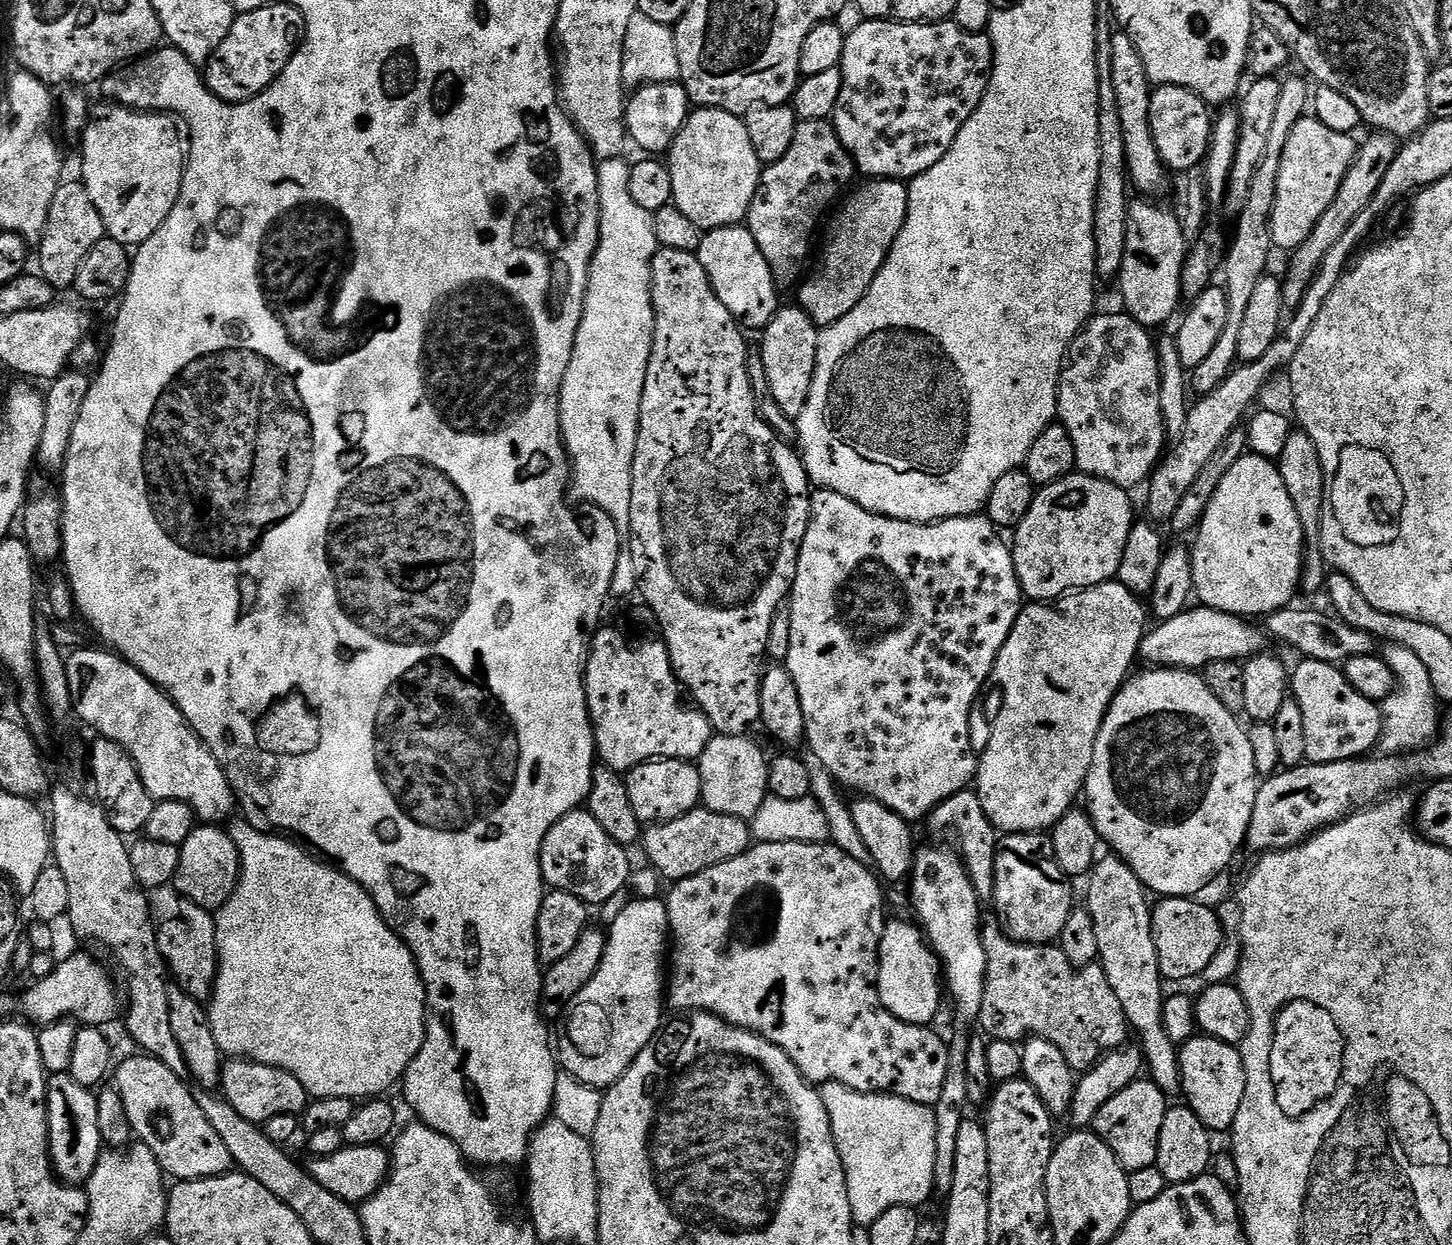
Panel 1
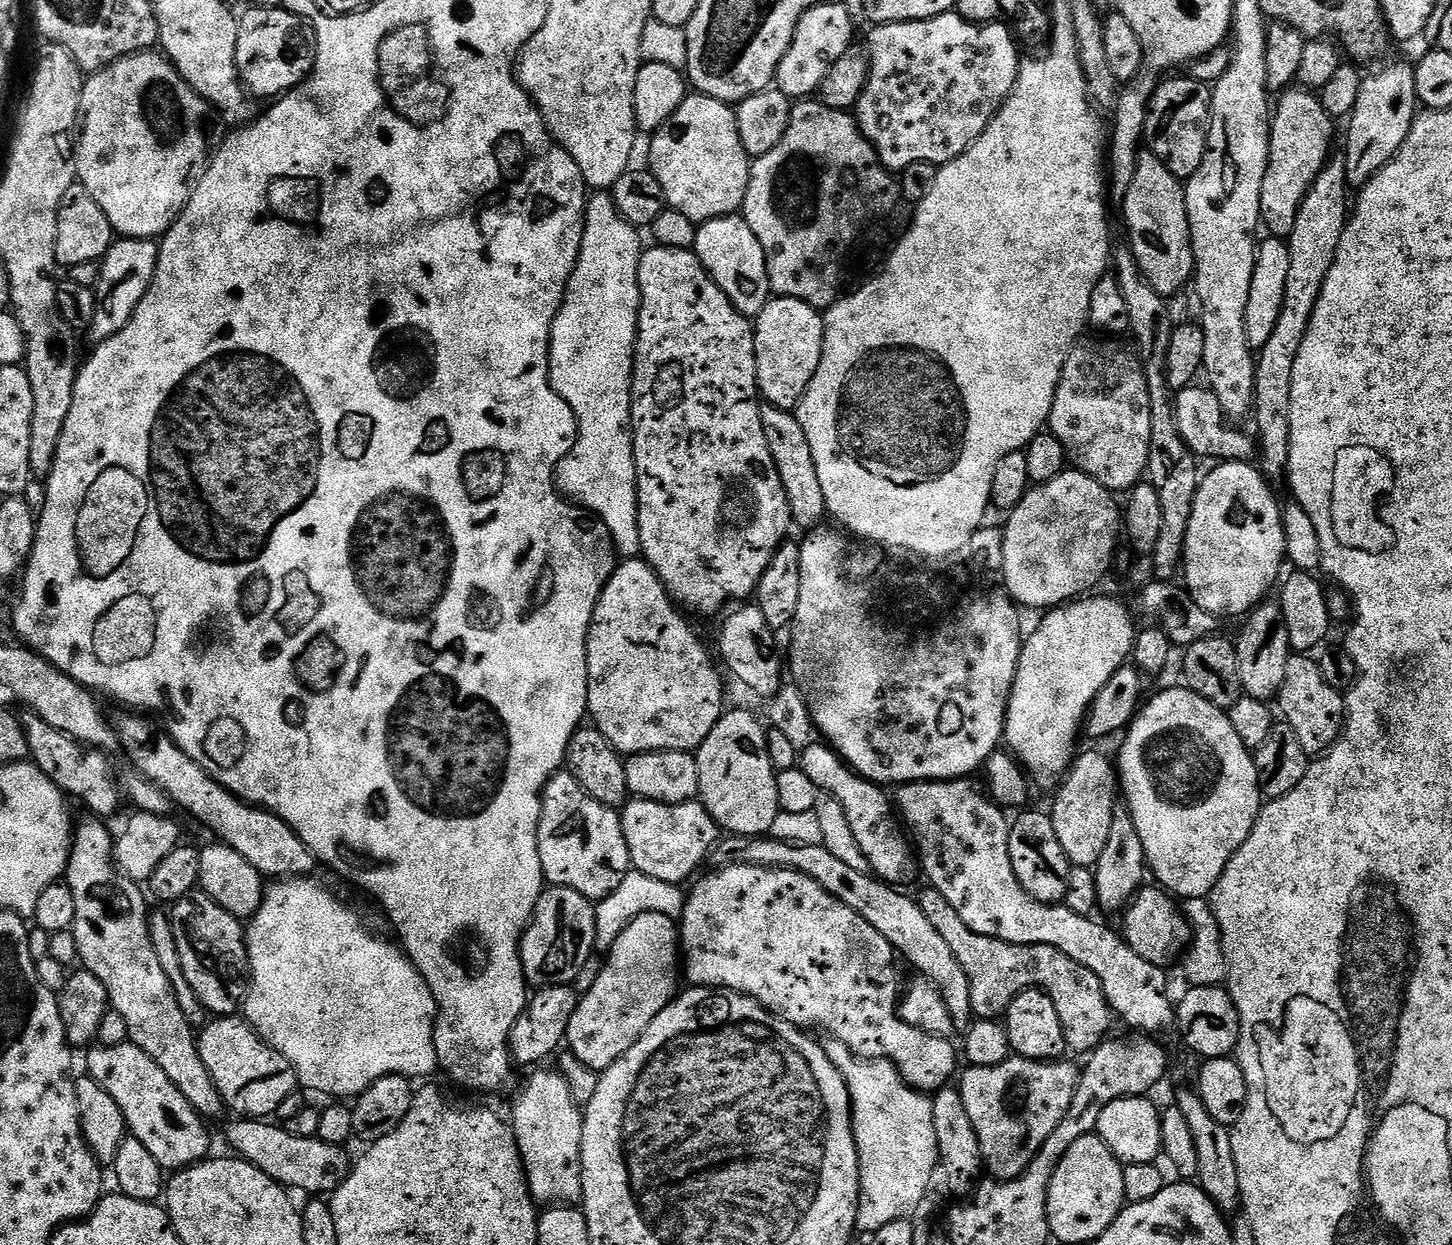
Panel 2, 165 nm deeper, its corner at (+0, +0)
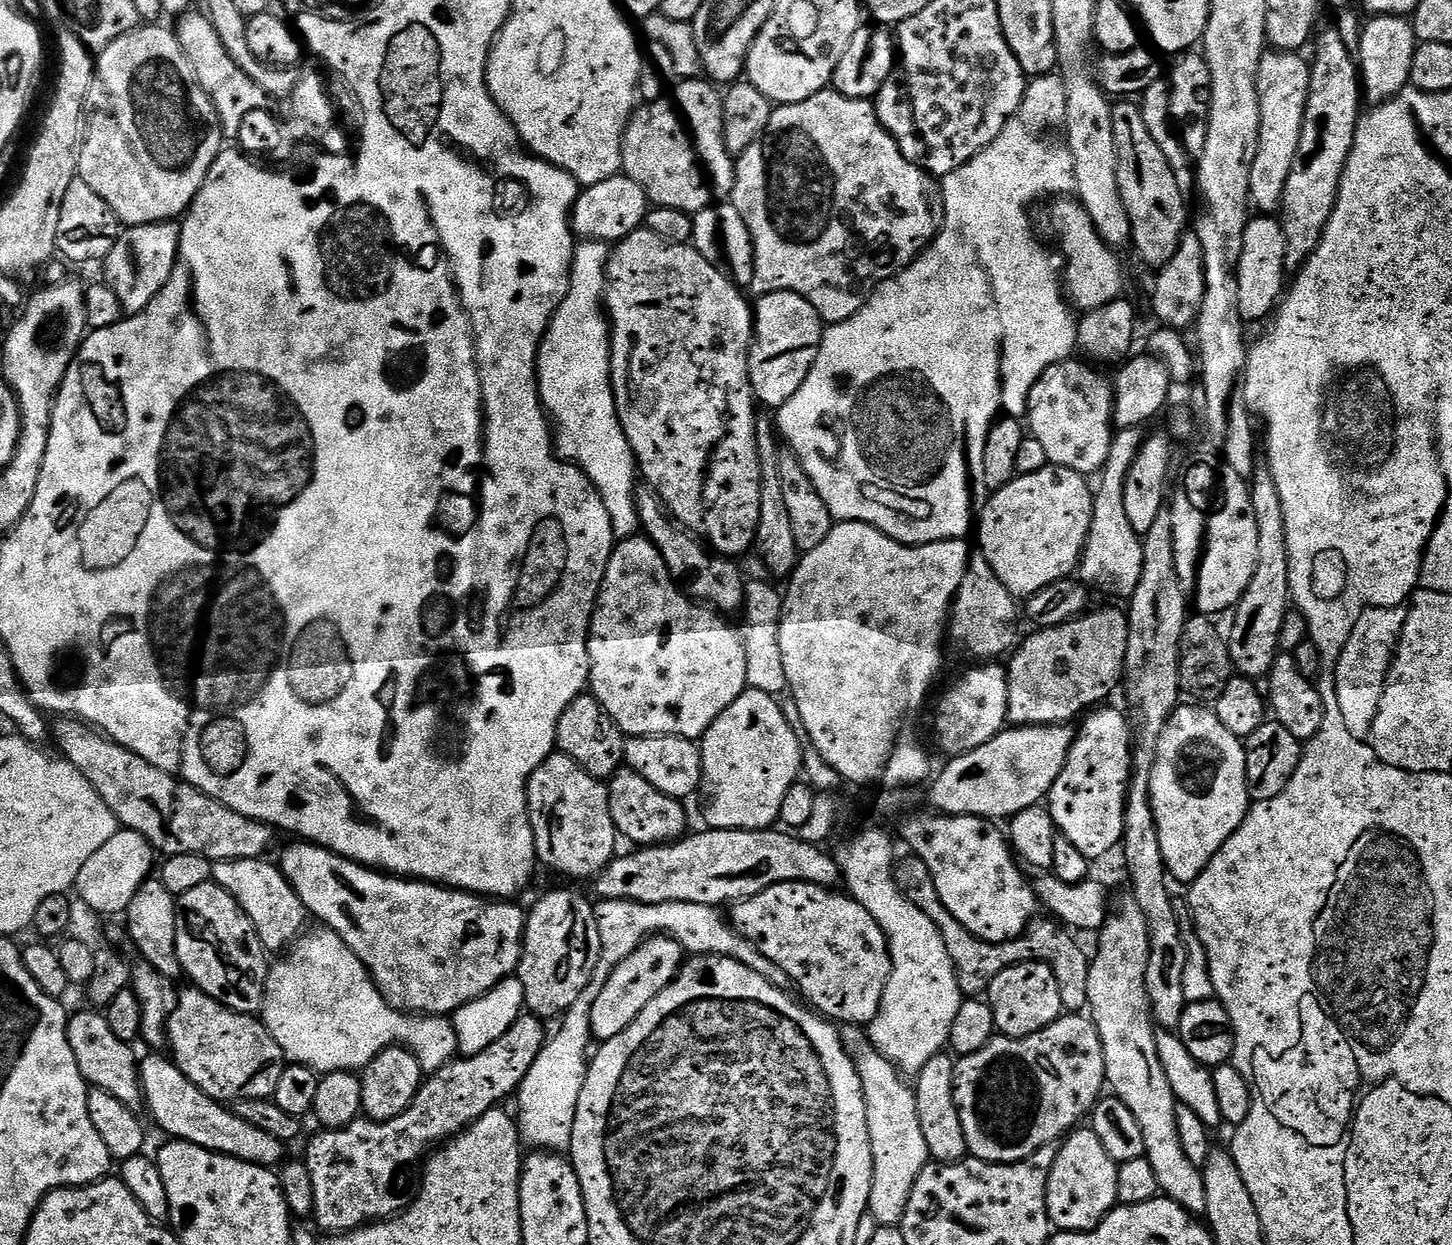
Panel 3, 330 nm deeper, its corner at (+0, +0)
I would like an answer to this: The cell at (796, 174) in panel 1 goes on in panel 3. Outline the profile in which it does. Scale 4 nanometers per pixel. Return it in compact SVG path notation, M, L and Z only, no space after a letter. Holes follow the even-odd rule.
M825 90L806 98L806 102L773 107L770 126L766 126L764 135L754 142L754 146L750 146L750 150L739 156L735 166L736 182L732 186L730 203L736 207L738 214L742 214L752 235L754 278L750 285L751 291L756 291L757 297L771 292L798 294L806 298L814 310L818 310L820 319L828 326L841 324L846 322L846 318L858 314L858 310L862 310L878 285L894 278L904 268L909 268L931 246L932 239L940 233L940 227L944 224L944 193L937 177L907 160L898 142L894 142L892 135L882 126L872 100L851 100L841 92Z

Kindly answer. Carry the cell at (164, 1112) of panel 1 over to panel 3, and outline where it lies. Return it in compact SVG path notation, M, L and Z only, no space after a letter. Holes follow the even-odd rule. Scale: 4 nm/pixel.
M87 1010L71 1017L68 1022L68 1037L70 1038L70 1050L74 1050L74 1058L78 1058L78 1070L82 1070L84 1079L92 1088L106 1090L106 1094L114 1094L118 1102L122 1102L127 1108L139 1109L142 1104L140 1090L140 1069L138 1056L132 1053L132 1044L122 1042L110 1030L110 1022L107 1015L96 1010Z

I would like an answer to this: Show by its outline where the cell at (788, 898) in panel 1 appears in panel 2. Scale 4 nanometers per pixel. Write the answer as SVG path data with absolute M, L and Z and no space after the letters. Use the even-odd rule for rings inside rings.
M729 864L712 871L716 872L701 875L691 885L692 893L687 893L684 913L678 920L682 972L688 975L689 985L729 988L754 998L767 1012L798 1028L825 1028L827 1035L846 1042L853 1054L863 1060L890 1061L917 1092L935 1094L949 1087L948 1079L957 1075L957 1045L955 1048L949 1037L923 1032L901 1020L898 992L896 996L897 953L862 914L838 902L806 874L789 868Z

